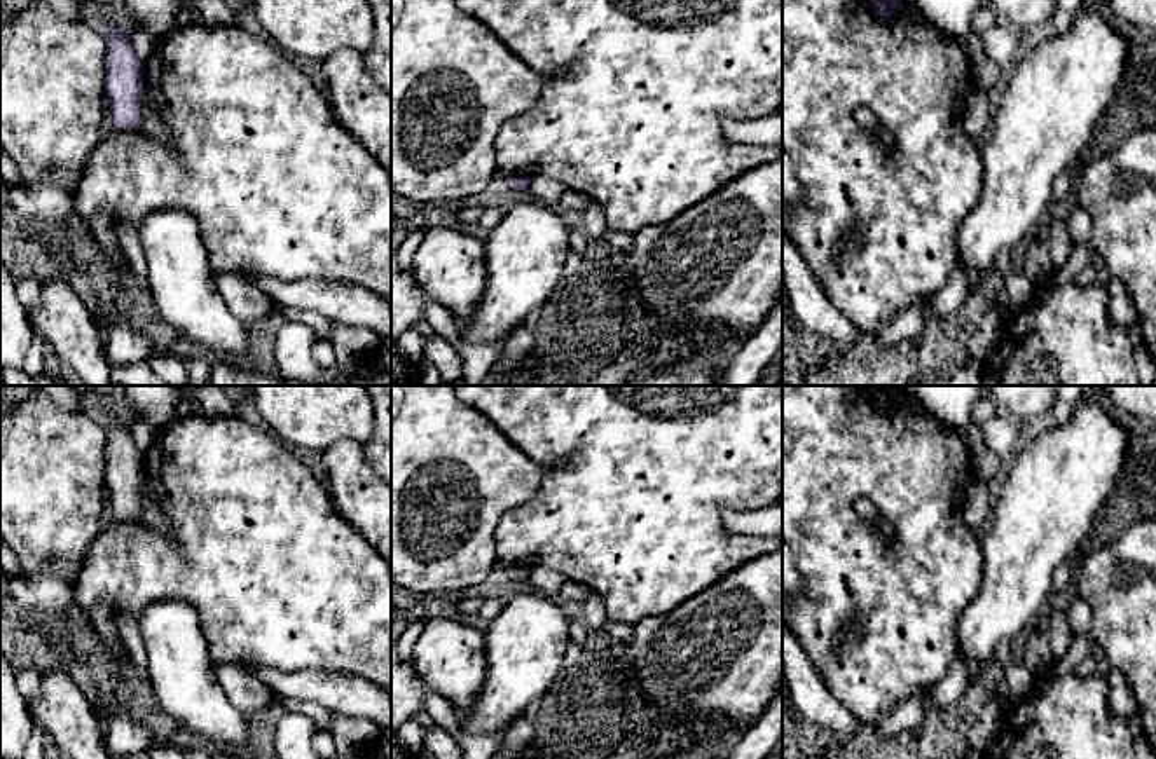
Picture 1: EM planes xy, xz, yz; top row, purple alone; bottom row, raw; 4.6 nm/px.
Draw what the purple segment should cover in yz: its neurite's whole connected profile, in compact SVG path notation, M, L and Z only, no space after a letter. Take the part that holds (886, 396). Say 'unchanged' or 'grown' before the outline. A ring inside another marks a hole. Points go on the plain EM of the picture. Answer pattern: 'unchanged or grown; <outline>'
unchanged; M871 386L870 394L880 408L891 410L901 396L901 391L903 389L899 386Z

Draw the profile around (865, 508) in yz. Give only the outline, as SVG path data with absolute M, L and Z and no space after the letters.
M863 496L856 497L854 509L864 522L875 525L885 537L894 537L891 525L880 518L878 509L871 499Z

